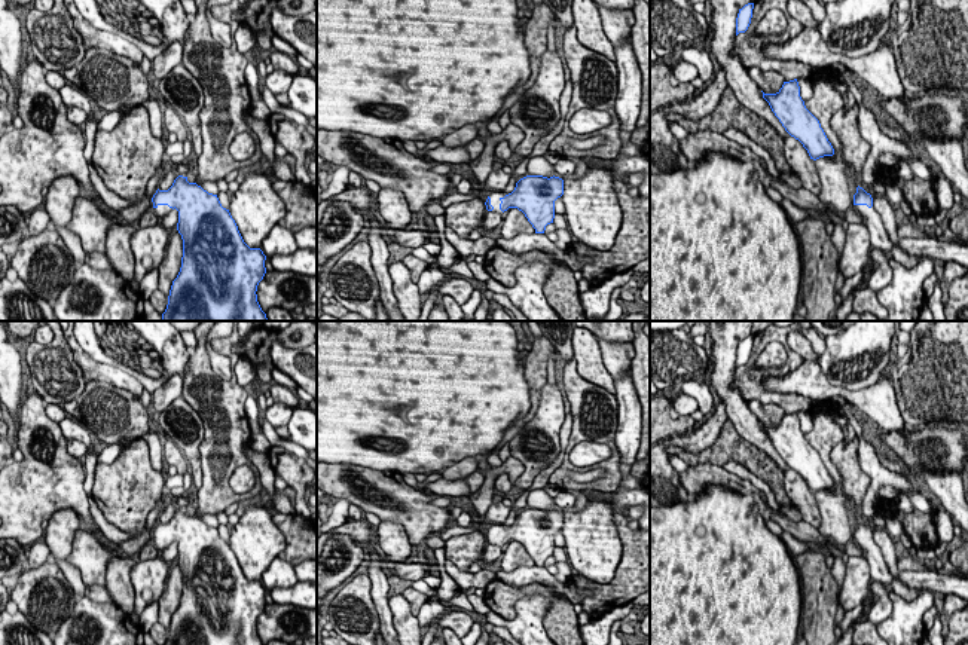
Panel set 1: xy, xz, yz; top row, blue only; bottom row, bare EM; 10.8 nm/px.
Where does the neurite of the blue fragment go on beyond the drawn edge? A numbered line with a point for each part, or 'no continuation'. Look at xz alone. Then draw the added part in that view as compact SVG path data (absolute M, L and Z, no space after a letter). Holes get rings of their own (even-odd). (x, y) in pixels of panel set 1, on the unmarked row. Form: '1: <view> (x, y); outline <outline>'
1: xz (494, 529); outline M491 525L489 531L491 531L491 538L494 539L494 542L491 545L498 545L503 547L503 544L500 542L500 537L501 537L501 531L504 531L506 528L503 525Z

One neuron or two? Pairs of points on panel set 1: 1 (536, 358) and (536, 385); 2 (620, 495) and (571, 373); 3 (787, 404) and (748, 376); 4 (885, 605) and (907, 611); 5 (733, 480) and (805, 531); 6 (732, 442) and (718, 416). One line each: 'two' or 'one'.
1: one
2: two
3: one
4: two
5: one
6: two

